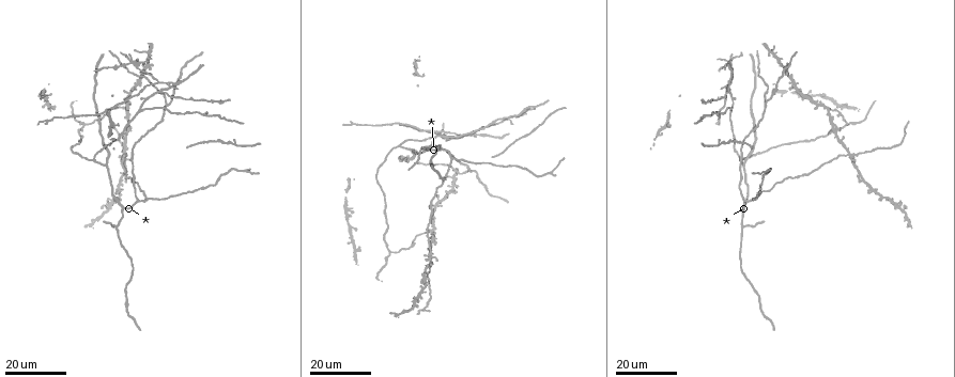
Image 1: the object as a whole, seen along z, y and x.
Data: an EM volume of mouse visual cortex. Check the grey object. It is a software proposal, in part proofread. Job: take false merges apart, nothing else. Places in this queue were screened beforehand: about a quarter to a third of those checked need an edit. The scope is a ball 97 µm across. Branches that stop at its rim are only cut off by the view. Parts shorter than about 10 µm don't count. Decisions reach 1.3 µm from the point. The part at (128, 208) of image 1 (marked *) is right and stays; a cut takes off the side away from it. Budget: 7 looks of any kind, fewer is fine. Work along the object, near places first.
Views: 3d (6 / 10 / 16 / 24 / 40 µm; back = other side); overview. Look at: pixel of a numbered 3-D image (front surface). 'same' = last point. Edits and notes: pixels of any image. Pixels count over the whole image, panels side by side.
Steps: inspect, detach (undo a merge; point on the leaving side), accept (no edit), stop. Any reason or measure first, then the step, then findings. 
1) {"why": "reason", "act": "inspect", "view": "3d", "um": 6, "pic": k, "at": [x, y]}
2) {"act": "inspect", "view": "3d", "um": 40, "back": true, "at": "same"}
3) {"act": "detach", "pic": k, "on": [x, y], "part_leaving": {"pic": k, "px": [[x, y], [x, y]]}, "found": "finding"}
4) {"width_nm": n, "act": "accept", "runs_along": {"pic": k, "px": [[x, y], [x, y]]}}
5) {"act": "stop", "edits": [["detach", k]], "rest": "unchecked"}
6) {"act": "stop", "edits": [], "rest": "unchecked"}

{"why": "looks like a crossing", "act": "inspect", "view": "3d", "um": 16, "pic": 1, "at": [848, 153]}

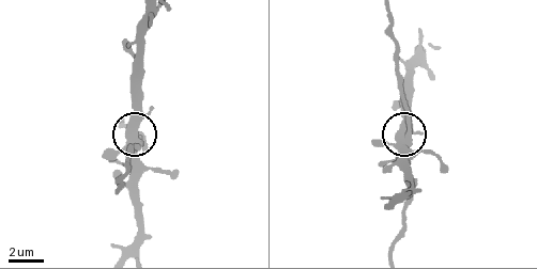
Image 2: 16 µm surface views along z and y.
{"act": "inspect", "view": "3d", "um": 10, "pic": 2, "at": [129, 137]}

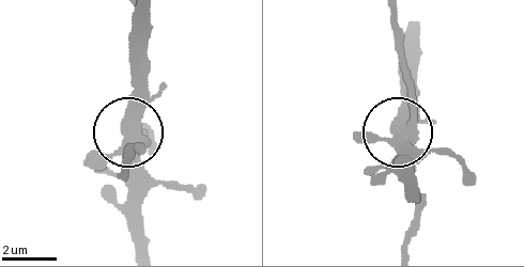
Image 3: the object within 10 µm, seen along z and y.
{"act": "inspect", "view": "3d", "um": 10, "back": true, "pic": 3, "at": [127, 133]}

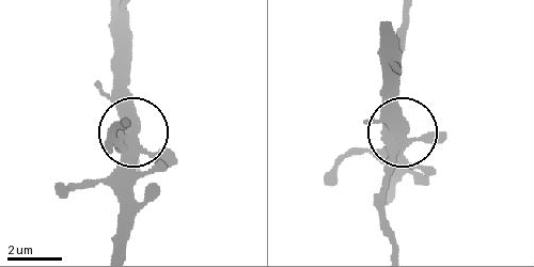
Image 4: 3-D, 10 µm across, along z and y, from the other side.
{"side_arm_um": 39, "act": "accept", "found": "one cell here"}

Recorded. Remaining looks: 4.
{"why": "three-way junction", "act": "inspect", "view": "3d", "um": 16, "pic": 1, "at": [94, 159]}

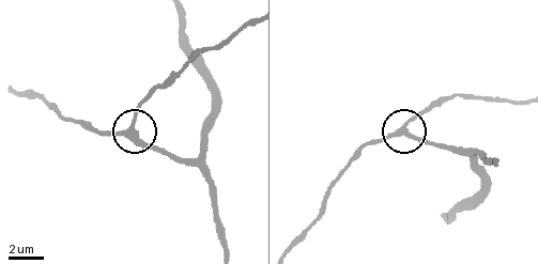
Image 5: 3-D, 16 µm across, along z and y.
{"act": "inspect", "view": "3d", "um": 6, "pic": 5, "at": [131, 131]}

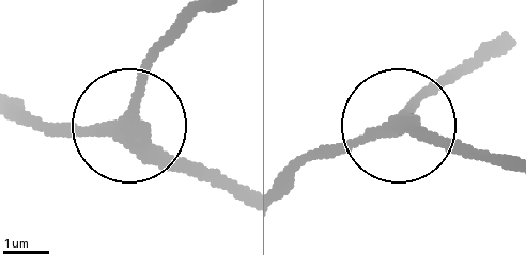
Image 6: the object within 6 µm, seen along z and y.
{"why": "other side", "act": "inspect", "view": "3d", "um": 6, "back": true, "pic": 6, "at": [125, 119]}

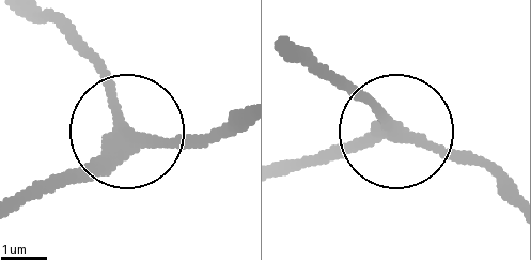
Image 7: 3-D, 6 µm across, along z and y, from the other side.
{"width_nm": 280, "act": "accept", "runs_along": {"pic": 7, "px": [[283, 171], [387, 137], [498, 168]]}, "found": "one cell here"}

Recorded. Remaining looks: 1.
{"act": "stop", "edits": [], "rest": "unchecked"}

